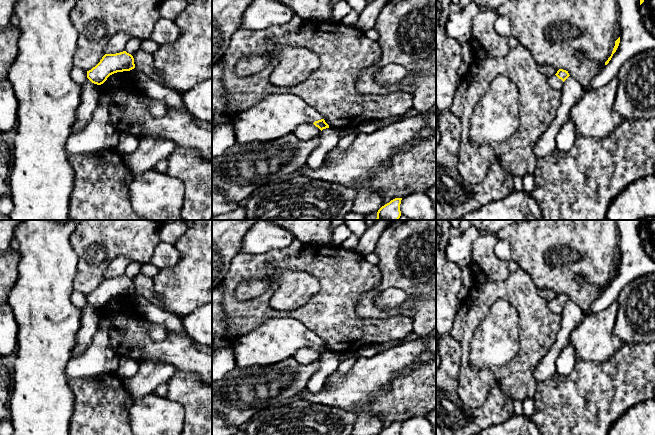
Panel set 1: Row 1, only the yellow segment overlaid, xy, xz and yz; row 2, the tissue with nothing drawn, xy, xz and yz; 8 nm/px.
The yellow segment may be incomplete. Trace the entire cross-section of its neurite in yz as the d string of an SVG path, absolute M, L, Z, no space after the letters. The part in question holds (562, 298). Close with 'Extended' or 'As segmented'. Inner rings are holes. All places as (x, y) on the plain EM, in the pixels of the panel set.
M559 293L555 299L549 300L549 310L554 314L561 315L563 312L563 306L569 301L569 297L566 294Z. Extended

